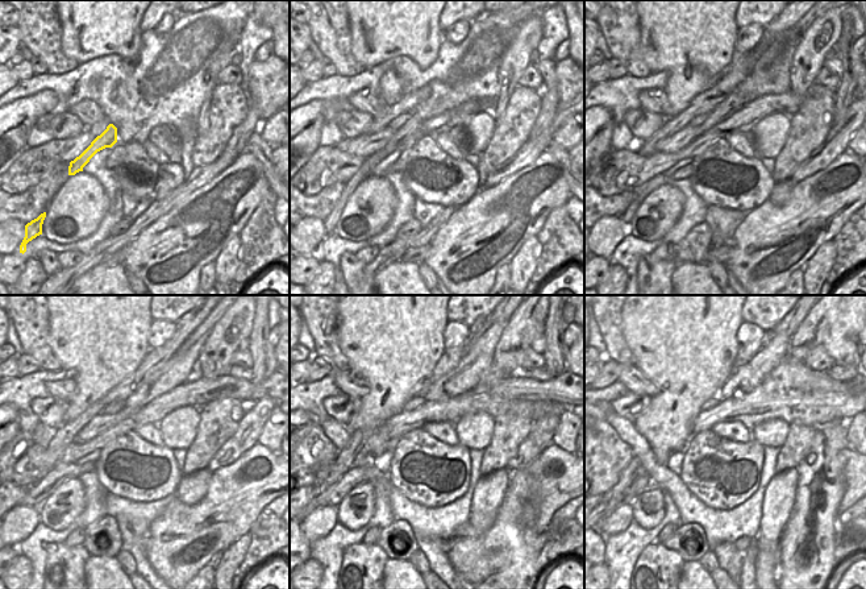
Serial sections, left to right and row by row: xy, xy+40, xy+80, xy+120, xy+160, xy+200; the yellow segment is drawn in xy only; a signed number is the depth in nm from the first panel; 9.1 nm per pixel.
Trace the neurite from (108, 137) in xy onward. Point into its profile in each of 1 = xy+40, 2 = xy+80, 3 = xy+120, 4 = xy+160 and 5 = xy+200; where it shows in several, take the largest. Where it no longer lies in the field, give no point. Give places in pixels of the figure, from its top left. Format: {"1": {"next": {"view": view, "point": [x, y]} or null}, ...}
{"1": {"next": {"view": "xy+40", "point": [411, 129]}}, "2": {"next": {"view": "xy+80", "point": [746, 91]}}, "3": {"next": {"view": "xy+120", "point": [177, 370]}}, "4": {"next": {"view": "xy+160", "point": [471, 366]}}, "5": {"next": {"view": "xy+200", "point": [745, 378]}}}

